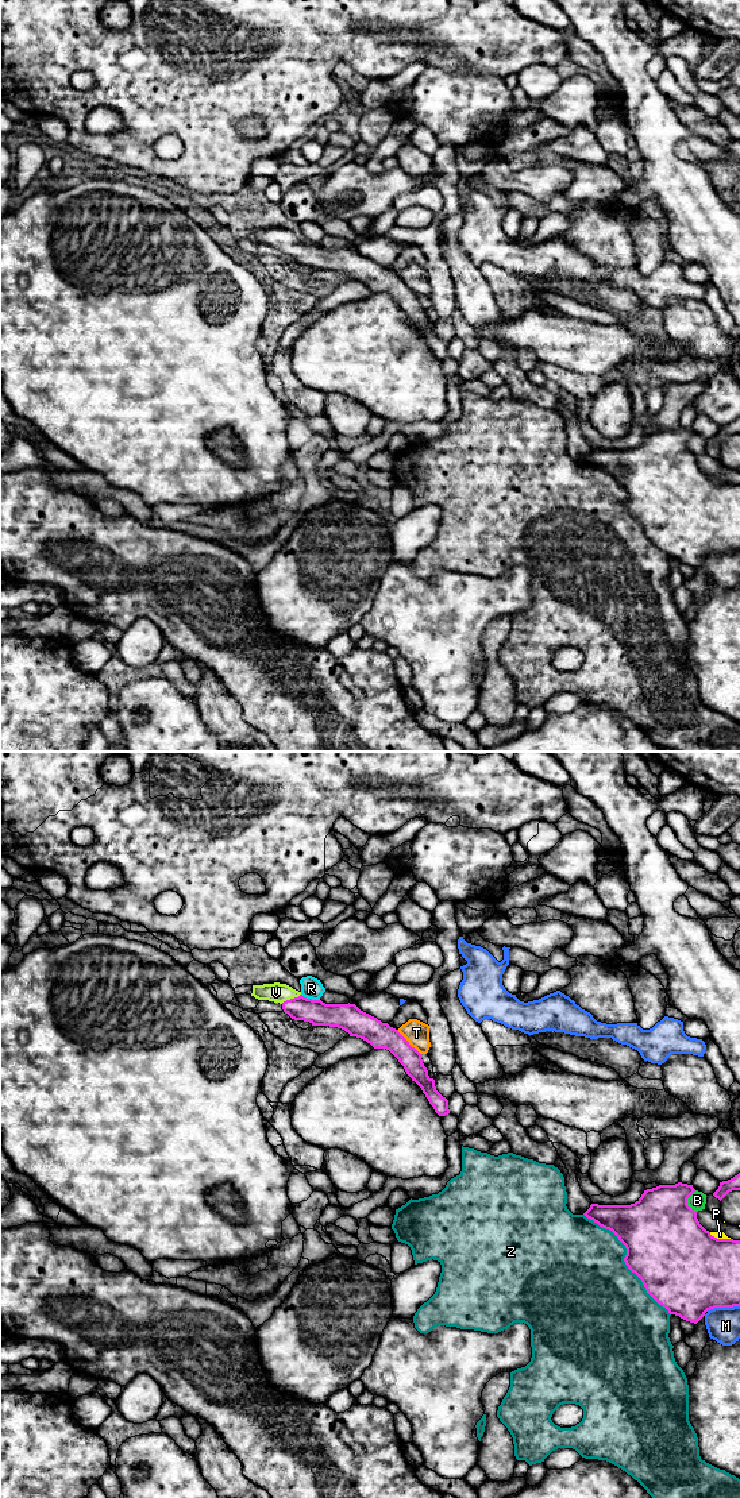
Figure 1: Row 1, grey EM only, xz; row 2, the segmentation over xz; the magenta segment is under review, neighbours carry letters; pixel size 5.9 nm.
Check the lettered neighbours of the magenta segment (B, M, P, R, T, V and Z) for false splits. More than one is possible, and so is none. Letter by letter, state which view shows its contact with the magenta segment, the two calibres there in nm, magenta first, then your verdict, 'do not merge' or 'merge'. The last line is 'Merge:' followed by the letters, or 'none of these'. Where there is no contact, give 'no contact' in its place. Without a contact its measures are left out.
B: meets magenta in xz; 460 nm thick on the magenta side, 100 nm on the other; do not merge
M: meets magenta in xz; 460 nm thick on the magenta side, 200 nm on the other; do not merge
P: meets magenta in xz; 480 nm thick on the magenta side, 50 nm on the other; do not merge
R: meets magenta in xz; 160 nm thick on the magenta side, 130 nm on the other; do not merge
T: meets magenta in xz; 160 nm thick on the magenta side, 150 nm on the other; do not merge
V: meets magenta in xz; 140 nm thick on the magenta side, 120 nm on the other; merge
Z: meets magenta in xz; 460 nm thick on the magenta side, 500 nm on the other; do not merge
Merge: V

